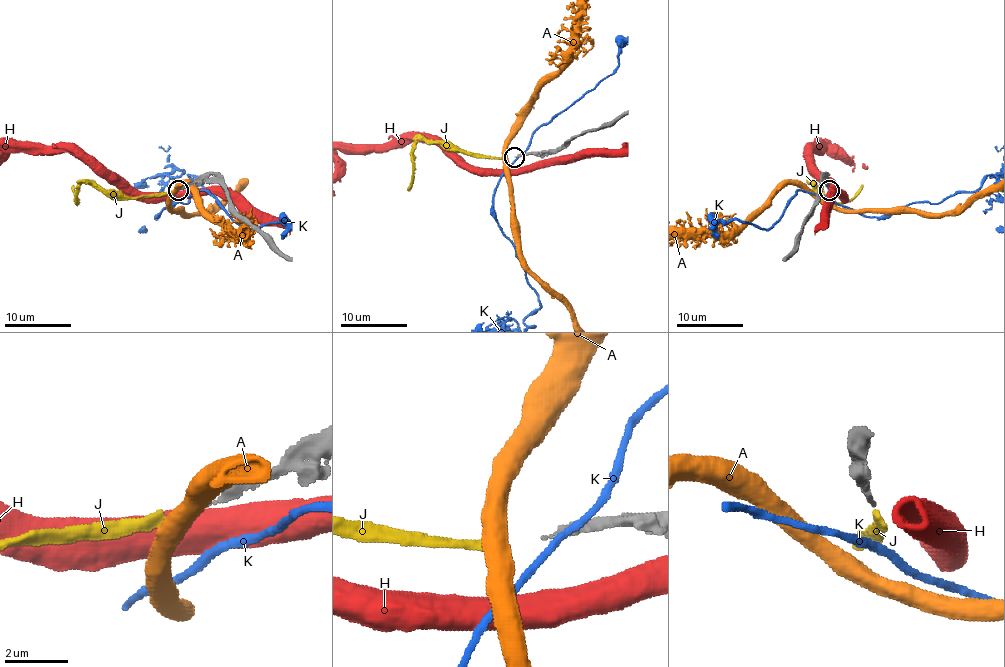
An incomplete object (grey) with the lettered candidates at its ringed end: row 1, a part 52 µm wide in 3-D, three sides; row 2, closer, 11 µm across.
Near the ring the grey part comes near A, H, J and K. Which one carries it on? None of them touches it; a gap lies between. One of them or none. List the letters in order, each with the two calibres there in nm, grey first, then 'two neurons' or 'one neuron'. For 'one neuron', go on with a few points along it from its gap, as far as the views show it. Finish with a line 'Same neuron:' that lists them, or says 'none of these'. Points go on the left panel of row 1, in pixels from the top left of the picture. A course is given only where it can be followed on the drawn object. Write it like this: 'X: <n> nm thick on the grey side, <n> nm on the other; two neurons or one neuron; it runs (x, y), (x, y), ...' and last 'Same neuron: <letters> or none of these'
A: 150 nm thick on the grey side, 500 nm on the other; two neurons
H: 150 nm thick on the grey side, 700 nm on the other; two neurons
J: 150 nm thick on the grey side, 280 nm on the other; one neuron; it runs (170, 193), (135, 198), (109, 196), (82, 183), (76, 203), (72, 184)
K: 150 nm thick on the grey side, 240 nm on the other; two neurons
Same neuron: J

